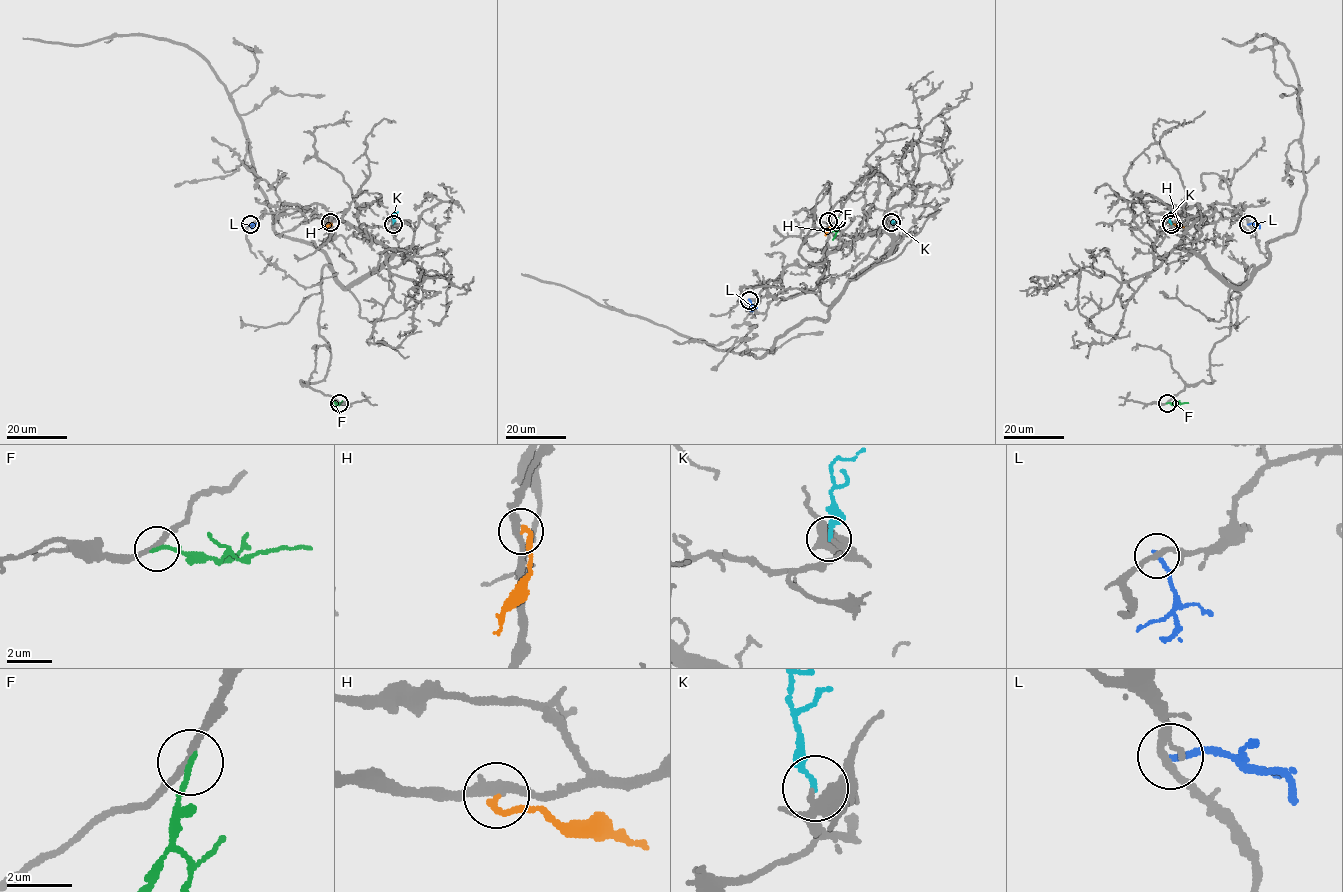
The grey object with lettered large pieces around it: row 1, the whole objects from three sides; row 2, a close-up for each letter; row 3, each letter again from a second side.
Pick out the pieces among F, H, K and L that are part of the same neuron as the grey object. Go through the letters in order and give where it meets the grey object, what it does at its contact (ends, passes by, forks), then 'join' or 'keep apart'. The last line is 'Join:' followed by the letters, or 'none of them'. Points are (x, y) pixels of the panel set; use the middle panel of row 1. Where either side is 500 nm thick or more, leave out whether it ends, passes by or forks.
F: contact (837, 219); it ends; keep apart
H: contact (828, 221); it ends; keep apart
K: contact (891, 222); it ends; join
L: contact (749, 300); it ends; keep apart
Join: K

